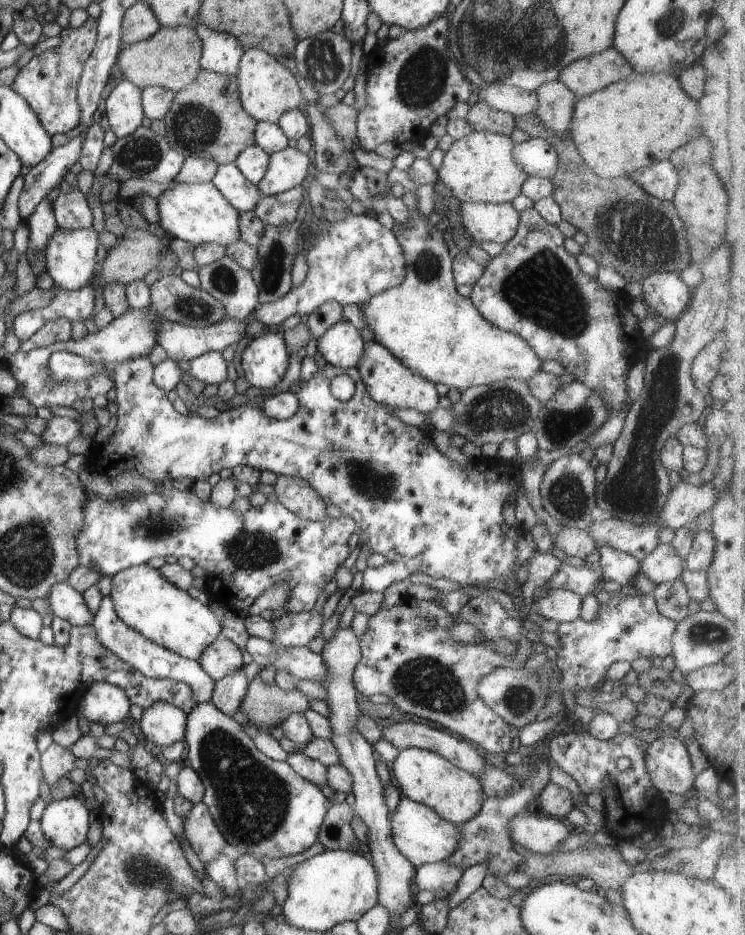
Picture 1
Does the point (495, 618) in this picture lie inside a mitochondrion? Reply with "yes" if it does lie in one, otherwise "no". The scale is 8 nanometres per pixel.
no

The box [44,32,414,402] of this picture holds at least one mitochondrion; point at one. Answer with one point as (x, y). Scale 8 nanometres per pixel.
(193, 127)

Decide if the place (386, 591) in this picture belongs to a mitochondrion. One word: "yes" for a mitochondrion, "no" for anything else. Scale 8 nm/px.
no

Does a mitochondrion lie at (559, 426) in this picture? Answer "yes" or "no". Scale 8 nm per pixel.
yes

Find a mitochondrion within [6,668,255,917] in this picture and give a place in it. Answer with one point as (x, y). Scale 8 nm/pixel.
(141, 868)

